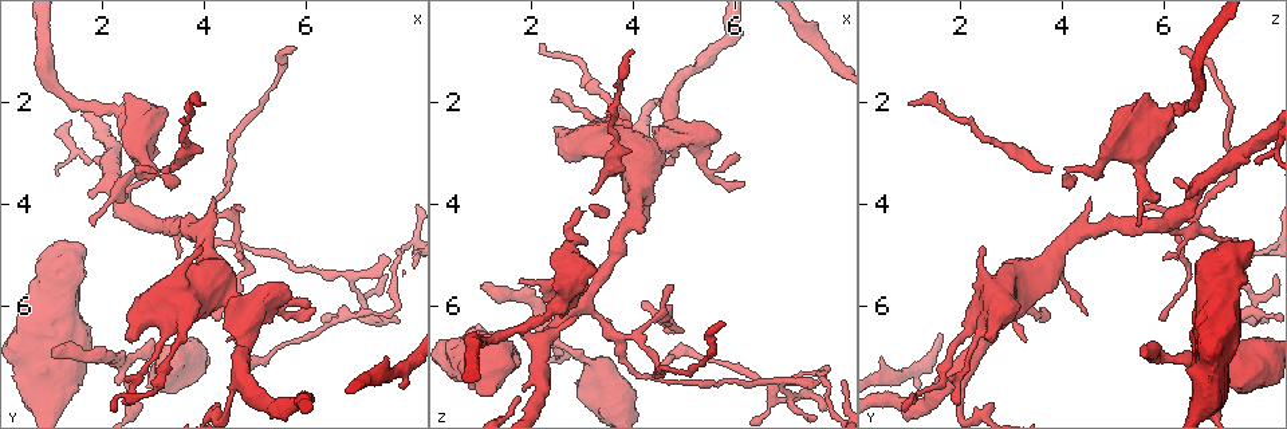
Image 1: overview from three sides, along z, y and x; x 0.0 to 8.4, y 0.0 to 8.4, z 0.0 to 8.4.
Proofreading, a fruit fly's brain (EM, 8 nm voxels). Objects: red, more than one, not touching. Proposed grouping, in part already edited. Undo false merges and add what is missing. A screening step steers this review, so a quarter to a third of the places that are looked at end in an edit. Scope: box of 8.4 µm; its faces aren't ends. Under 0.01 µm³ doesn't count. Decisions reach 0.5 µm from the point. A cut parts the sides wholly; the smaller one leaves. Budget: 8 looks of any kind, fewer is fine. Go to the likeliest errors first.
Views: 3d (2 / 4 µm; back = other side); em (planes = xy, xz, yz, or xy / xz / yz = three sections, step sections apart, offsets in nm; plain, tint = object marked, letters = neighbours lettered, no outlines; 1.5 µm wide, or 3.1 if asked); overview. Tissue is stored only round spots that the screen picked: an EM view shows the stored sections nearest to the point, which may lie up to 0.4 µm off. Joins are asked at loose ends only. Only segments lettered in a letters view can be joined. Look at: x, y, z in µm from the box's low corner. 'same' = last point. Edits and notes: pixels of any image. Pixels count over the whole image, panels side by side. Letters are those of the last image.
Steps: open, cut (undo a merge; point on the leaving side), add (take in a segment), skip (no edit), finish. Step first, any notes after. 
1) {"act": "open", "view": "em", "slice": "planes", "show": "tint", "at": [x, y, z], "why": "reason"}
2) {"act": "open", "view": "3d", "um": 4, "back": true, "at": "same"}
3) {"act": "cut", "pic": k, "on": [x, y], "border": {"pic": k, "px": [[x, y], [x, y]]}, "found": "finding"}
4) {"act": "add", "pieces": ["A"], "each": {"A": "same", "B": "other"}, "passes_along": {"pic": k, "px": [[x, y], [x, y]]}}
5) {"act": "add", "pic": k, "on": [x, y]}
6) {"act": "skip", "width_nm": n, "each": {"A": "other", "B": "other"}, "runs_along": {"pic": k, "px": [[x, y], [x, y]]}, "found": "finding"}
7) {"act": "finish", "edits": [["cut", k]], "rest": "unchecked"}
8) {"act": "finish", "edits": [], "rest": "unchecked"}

{"act": "open", "view": "3d", "um": 2, "at": [1.05, 6.95, 5.55], "why": "free end"}

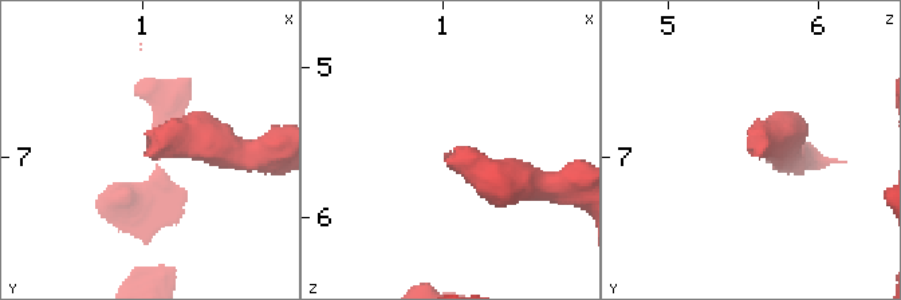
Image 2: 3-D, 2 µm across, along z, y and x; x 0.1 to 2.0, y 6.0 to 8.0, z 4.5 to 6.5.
{"act": "open", "view": "em", "slice": "xy", "step": 4, "show": "letters", "at": [1.02, 6.98, 5.60]}

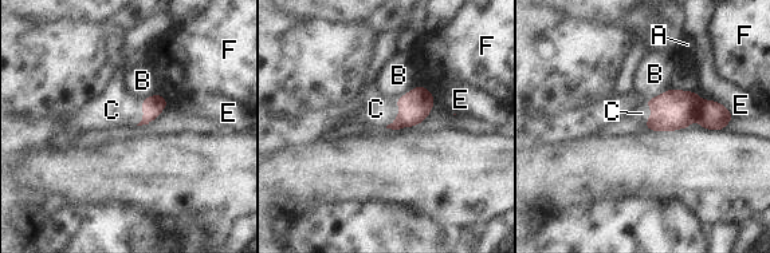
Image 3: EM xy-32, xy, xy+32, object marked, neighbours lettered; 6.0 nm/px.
{"act": "add", "pieces": ["C"], "each": {"A": "other", "B": "other", "C": "same", "E": "other", "F": "other"}, "passes_along": {"pic": 3, "px": [[415, 106], [400, 114], [376, 109]]}, "found": "it goes on there"}

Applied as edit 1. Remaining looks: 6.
{"act": "open", "view": "em", "slice": "planes", "show": "letters", "at": [1.25, 4.70, 7.70], "why": "an open end"}

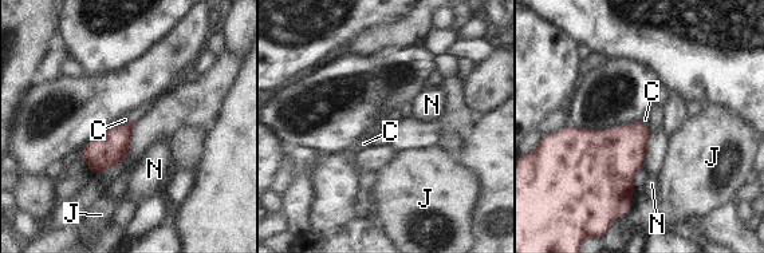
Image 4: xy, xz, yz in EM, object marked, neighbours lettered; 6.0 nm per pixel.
{"act": "skip", "each": {"C": "other", "J": "other", "N": "other"}, "border": {"pic": 4, "px": [[130, 119], [111, 129]]}, "found": "none of them fits"}

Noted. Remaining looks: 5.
{"act": "open", "view": "em", "slice": "xz", "step": 8, "show": "tint", "at": [2.95, 3.50, 6.25]}

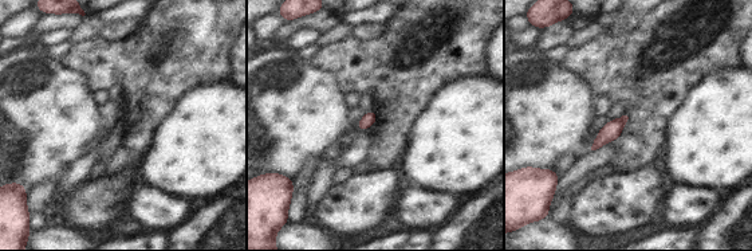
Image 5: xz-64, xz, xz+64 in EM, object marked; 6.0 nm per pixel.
{"act": "open", "view": "em", "slice": "planes", "show": "letters", "at": "same", "why": "cut it another way"}

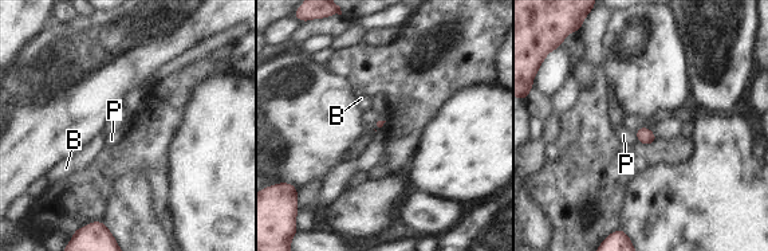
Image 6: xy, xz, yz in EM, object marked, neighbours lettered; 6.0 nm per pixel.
{"act": "skip", "each": {"B": "other", "P": "other"}, "border": {"pic": 6, "px": [[634, 133], [638, 141]]}, "found": "no lettered segment goes on from it"}

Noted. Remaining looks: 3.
{"act": "finish", "edits": [["add", 3]], "rest": "unchecked"}

